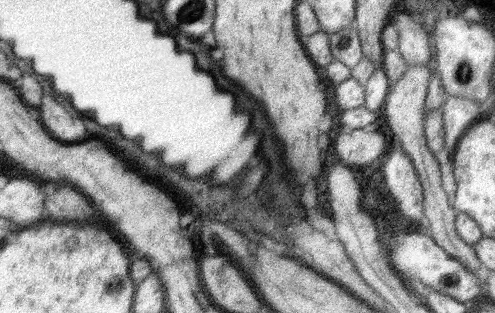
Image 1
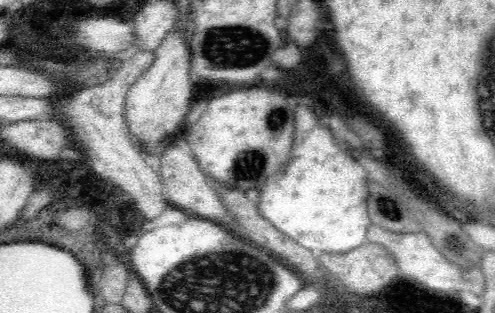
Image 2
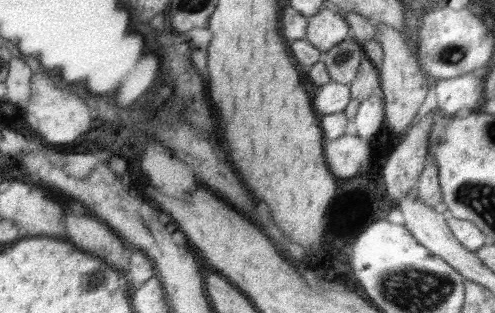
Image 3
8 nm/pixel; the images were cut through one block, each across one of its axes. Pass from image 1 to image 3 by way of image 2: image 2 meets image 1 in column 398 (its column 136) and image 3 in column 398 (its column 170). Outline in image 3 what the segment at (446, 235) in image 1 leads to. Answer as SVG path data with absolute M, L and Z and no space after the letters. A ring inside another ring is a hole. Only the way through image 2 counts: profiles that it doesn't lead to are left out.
M373 24L373 26L377 28L375 40L383 48L383 60L381 60L381 68L379 68L379 80L381 80L379 88L383 90L385 124L389 130L393 130L395 134L399 134L403 138L405 132L411 128L411 122L427 96L427 78L425 78L425 72L419 68L417 54L409 52L405 38L401 36L399 30L393 30L387 24Z

